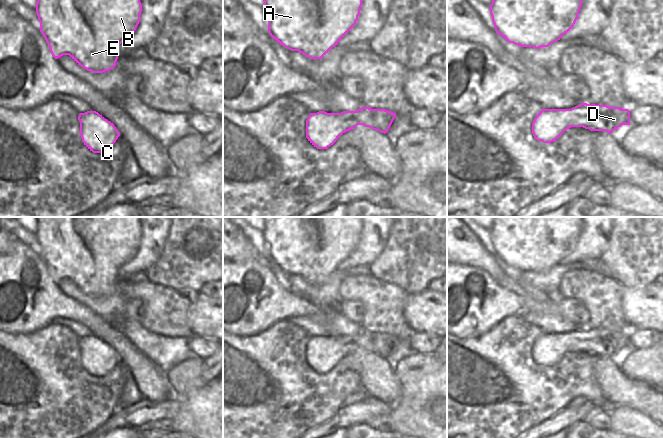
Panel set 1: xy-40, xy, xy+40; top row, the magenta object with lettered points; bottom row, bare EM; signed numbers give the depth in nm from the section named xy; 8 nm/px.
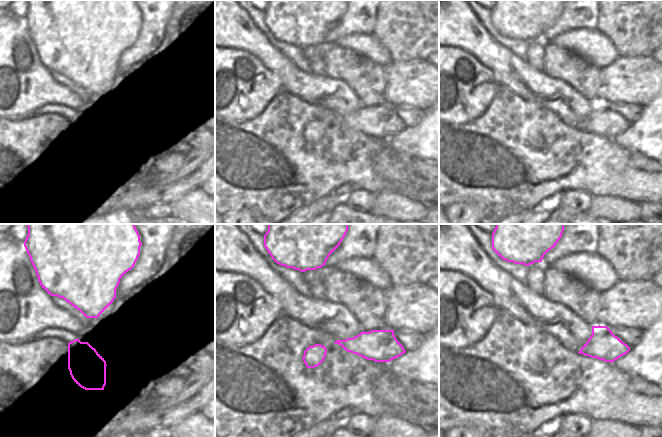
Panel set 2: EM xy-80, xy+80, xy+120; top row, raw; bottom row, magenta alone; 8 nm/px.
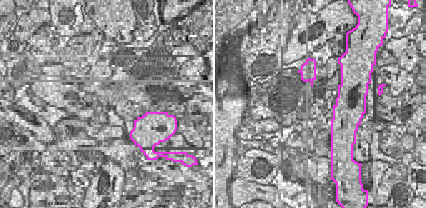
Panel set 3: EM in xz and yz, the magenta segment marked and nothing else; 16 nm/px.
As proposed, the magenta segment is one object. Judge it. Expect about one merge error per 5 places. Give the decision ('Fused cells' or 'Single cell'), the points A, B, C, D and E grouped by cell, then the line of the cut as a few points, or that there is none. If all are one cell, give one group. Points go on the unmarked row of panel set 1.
Single cell. Groups: A B C D E. No split

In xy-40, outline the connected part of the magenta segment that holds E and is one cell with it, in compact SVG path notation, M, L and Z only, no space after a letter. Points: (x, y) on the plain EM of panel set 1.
M36 217L36 238L52 280L69 279L78 289L93 297L116 290L120 268L140 246L139 217Z

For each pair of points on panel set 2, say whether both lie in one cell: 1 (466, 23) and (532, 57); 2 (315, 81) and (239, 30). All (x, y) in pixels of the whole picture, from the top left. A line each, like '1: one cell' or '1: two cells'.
1: two cells
2: one cell

